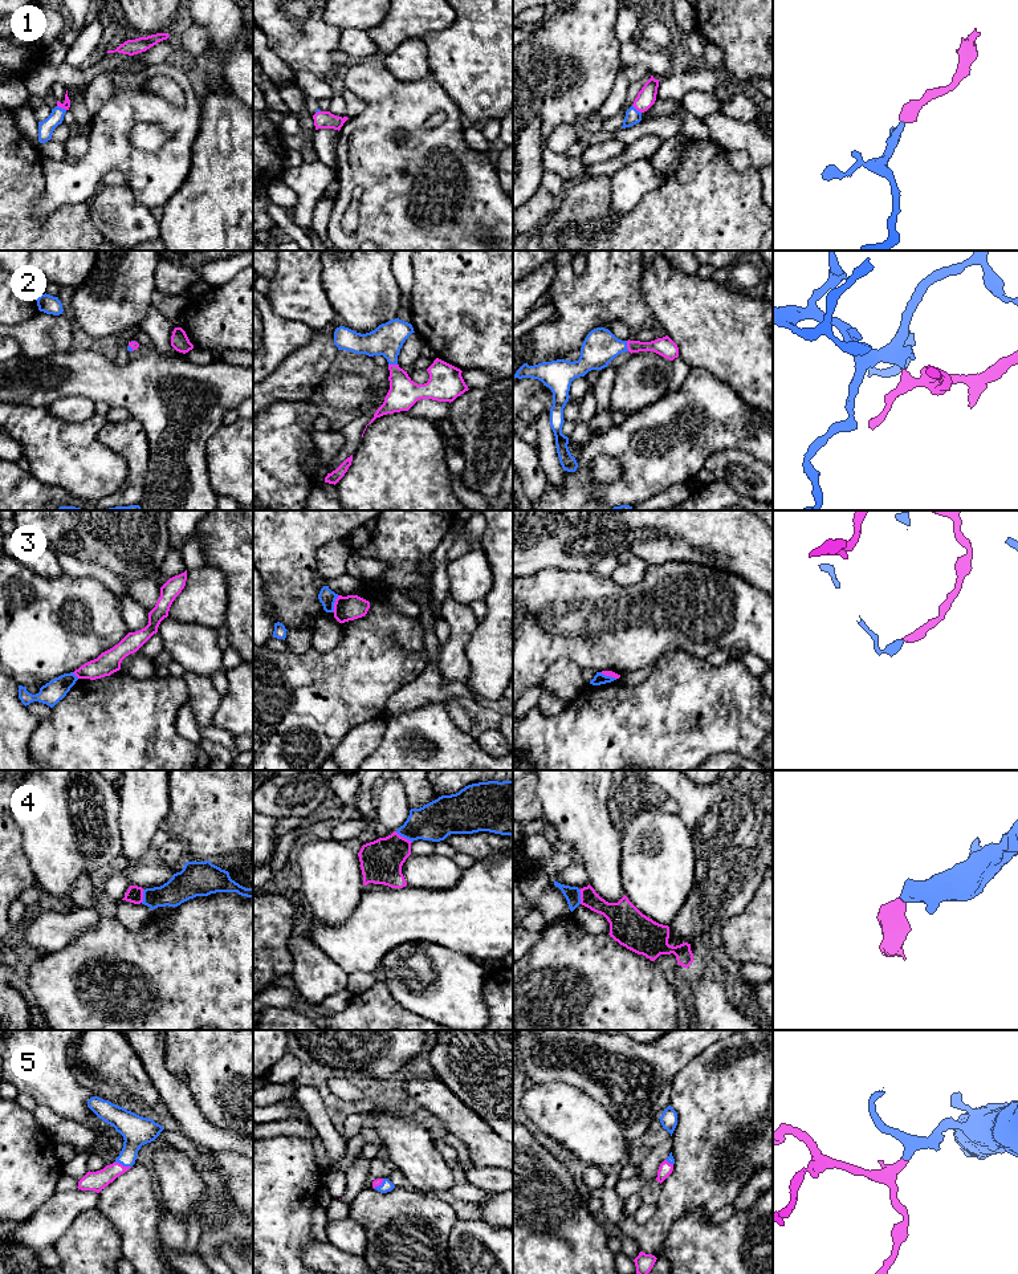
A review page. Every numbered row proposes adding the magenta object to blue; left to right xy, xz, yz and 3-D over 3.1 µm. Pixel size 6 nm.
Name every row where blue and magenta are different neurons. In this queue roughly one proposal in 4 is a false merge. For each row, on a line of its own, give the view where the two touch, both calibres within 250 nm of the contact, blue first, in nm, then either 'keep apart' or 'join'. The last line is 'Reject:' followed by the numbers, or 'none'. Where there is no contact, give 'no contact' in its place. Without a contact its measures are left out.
1: xy | 100/50 nm | join
2: yz | 220/120 nm | join
3: xz | 100/150 nm | keep apart
4: xz | 240/260 nm | join
5: xy | 190/120 nm | join
Reject: 3

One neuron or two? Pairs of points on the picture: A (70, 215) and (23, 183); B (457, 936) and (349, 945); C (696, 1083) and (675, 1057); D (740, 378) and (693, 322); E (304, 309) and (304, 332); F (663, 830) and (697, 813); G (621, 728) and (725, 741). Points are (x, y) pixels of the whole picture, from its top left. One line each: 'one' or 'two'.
A: one
B: one
C: two
D: one
E: two
F: two
G: one

